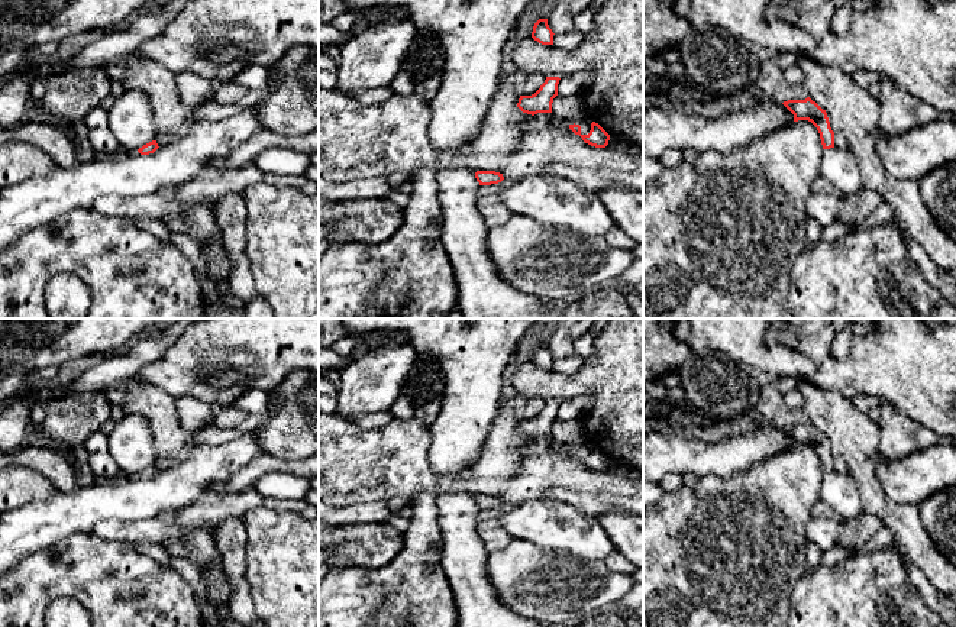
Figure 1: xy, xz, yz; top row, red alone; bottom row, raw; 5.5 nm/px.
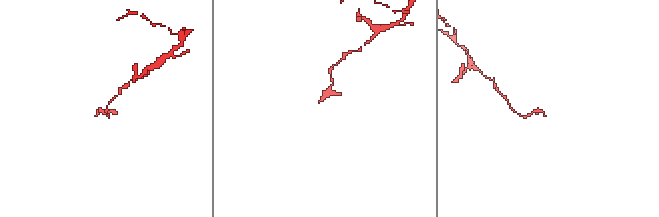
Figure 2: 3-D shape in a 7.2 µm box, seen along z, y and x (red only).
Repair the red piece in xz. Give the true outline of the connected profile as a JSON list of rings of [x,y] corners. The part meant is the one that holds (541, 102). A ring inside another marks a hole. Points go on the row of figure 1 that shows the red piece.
[[[546,77],[540,88],[532,96],[520,96],[517,107],[527,114],[552,113],[553,98],[558,96],[559,77]]]

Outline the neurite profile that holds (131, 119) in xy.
[[[126,91],[109,110],[109,127],[127,153],[152,142],[158,133],[148,97],[141,91]]]

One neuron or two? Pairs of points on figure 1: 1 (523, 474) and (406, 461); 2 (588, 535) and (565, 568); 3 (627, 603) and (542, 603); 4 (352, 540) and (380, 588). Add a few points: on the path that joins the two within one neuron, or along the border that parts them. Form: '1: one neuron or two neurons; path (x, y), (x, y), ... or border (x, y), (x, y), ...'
1: one neuron; path (494, 474), (467, 481), (435, 481)
2: two neurons; border (542, 546), (603, 562)
3: two neurons; border (627, 591), (614, 601)
4: two neurons; border (399, 552), (387, 564), (372, 569), (333, 568)

